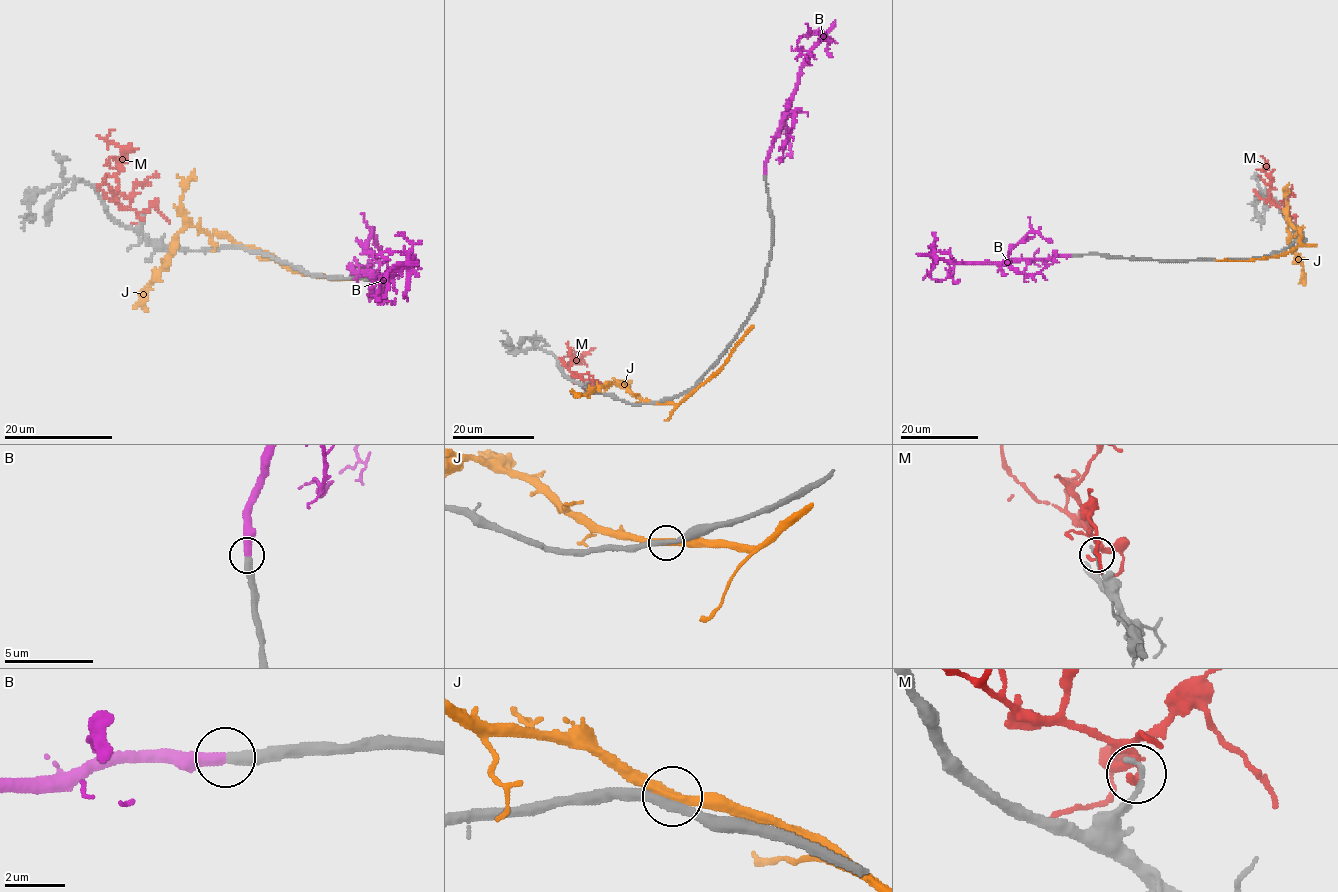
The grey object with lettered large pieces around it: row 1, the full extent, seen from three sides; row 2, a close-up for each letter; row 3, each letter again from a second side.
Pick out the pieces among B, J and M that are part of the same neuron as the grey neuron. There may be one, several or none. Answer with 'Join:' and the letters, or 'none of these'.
Join: B

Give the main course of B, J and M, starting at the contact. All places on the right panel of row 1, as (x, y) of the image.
B: (1071, 256), (998, 262), (949, 262), (932, 256), (931, 270), (923, 280)
J: (1300, 237), (1298, 244), (1276, 256), (1215, 260)
M: (1290, 219), (1269, 198), (1271, 179), (1266, 172), (1265, 160), (1260, 156)

